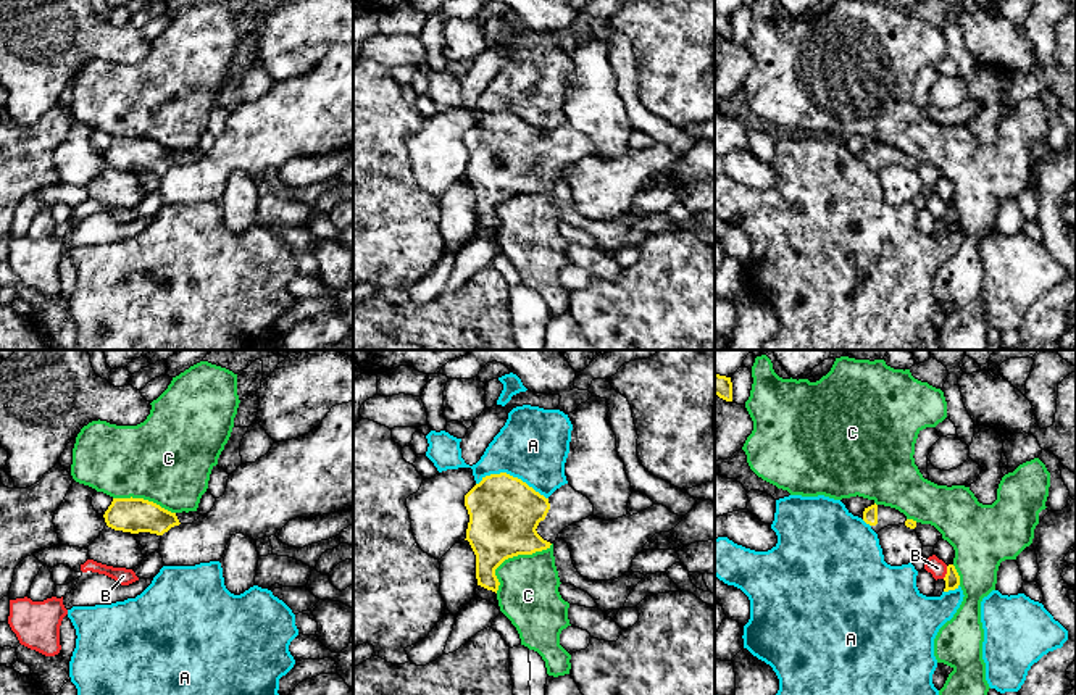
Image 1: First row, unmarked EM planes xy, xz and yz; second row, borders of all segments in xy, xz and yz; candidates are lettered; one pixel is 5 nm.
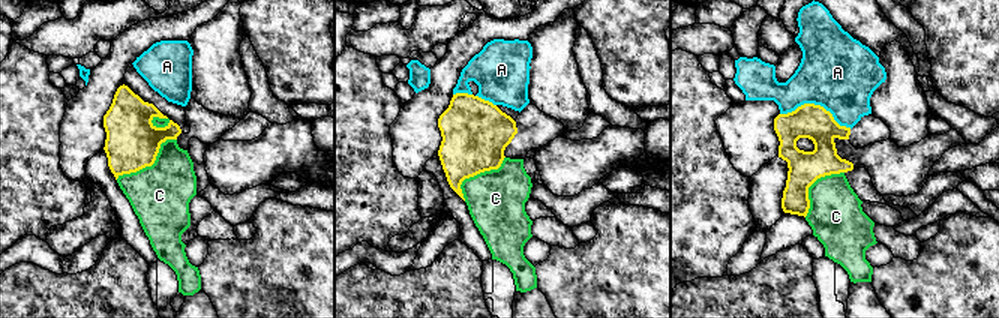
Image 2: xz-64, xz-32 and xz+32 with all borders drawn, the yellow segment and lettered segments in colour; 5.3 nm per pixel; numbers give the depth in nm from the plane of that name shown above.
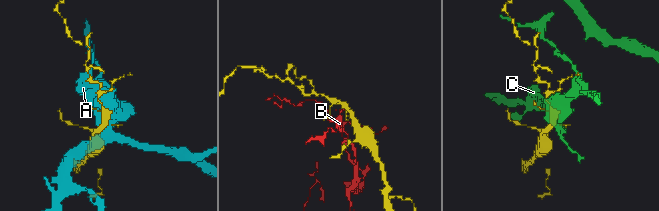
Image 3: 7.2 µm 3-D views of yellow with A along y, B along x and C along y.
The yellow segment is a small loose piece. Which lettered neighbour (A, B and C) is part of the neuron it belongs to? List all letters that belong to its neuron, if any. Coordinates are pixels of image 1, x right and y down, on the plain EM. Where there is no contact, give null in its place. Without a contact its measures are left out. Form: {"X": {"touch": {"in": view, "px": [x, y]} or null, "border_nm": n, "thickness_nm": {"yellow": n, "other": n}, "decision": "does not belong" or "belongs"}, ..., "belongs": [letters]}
{"A": {"touch": {"in": "xz", "px": [512, 115]}, "border_nm": 360, "thickness_nm": {"yellow": 360, "other": 360}, "decision": "does not belong"}, "B": {"touch": {"in": "yz", "px": [947, 212]}, "border_nm": 70, "thickness_nm": {"yellow": 80, "other": 90}, "decision": "does not belong"}, "C": {"touch": {"in": "xz", "px": [512, 195]}, "border_nm": 380, "thickness_nm": {"yellow": 360, "other": 300}, "decision": "does not belong"}, "belongs": []}

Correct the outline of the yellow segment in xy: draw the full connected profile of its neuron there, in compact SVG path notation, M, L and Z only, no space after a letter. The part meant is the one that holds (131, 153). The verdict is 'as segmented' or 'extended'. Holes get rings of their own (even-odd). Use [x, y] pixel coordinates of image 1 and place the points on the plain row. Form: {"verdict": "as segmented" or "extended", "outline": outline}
{"verdict": "extended", "outline": "M113 137L103 156L115 169L139 173L150 171L163 174L179 163L192 163L198 158L197 150L171 152L160 144L144 137Z"}

